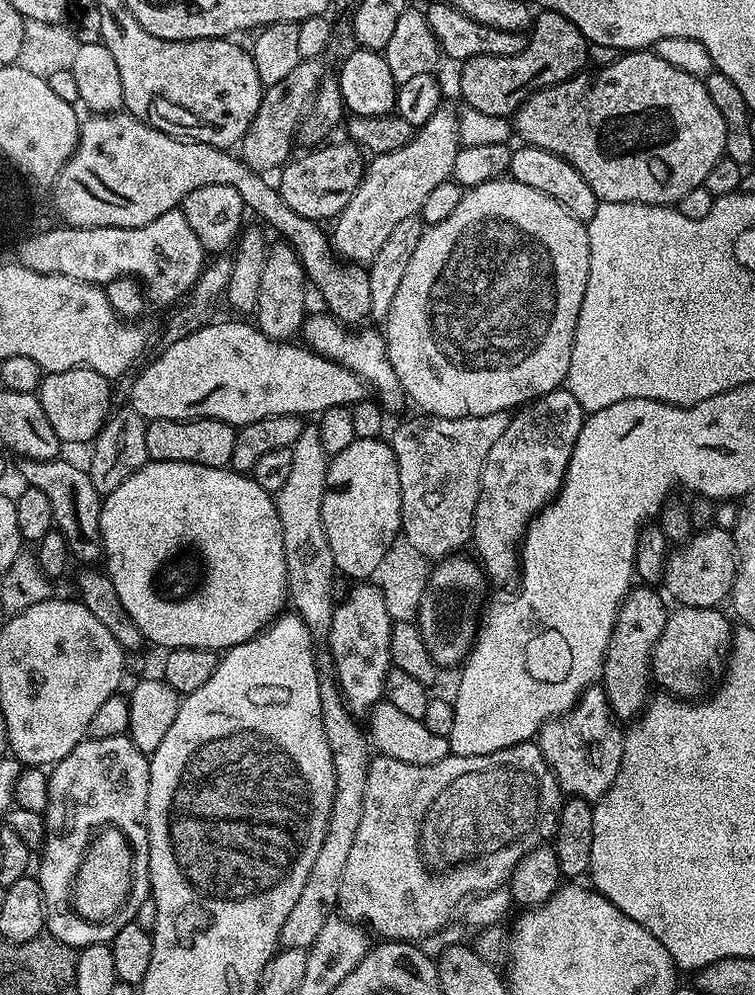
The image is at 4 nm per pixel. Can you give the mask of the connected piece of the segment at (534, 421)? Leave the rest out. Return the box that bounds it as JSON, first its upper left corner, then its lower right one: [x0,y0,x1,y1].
[470,386,586,584]

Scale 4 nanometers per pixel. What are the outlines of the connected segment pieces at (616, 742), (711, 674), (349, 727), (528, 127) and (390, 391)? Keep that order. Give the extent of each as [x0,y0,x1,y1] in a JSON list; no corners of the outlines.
[[538,686,624,802],[650,606,734,702],[280,675,370,948],[514,50,726,205],[302,314,406,413]]

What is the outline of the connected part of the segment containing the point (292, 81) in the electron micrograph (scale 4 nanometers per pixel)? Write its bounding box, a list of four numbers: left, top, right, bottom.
[238,59,325,174]

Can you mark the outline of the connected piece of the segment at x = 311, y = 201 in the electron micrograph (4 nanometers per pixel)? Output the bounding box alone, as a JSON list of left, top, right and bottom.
[279,143,366,222]

